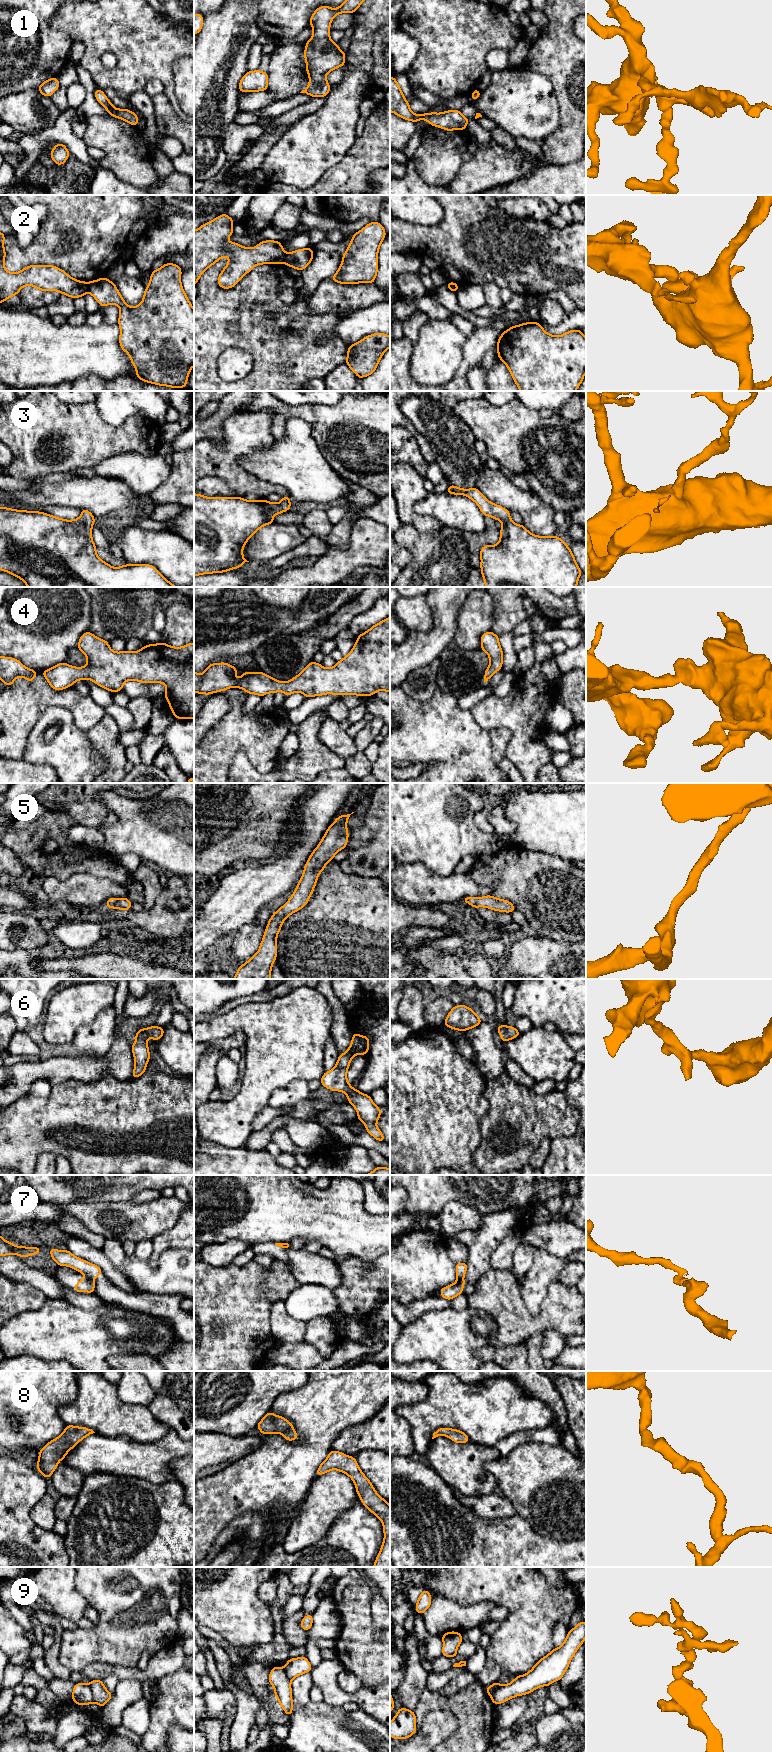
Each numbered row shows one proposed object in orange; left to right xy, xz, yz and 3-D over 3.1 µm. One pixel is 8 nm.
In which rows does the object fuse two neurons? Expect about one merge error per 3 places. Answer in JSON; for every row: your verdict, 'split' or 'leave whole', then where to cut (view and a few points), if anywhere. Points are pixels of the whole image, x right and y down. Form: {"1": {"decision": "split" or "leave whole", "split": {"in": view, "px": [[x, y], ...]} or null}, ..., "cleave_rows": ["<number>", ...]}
{"1": {"decision": "leave whole", "split": null}, "2": {"decision": "split", "split": {"in": "xy", "px": [[86, 283], [88, 291]]}}, "3": {"decision": "leave whole", "split": null}, "4": {"decision": "leave whole", "split": null}, "5": {"decision": "leave whole", "split": null}, "6": {"decision": "leave whole", "split": null}, "7": {"decision": "split", "split": {"in": "xy", "px": [[86, 1276], [92, 1280]]}}, "8": {"decision": "leave whole", "split": null}, "9": {"decision": "split", "split": {"in": "xy", "px": [[87, 1684], [93, 1701]]}}, "cleave_rows": ["2", "7", "9"]}

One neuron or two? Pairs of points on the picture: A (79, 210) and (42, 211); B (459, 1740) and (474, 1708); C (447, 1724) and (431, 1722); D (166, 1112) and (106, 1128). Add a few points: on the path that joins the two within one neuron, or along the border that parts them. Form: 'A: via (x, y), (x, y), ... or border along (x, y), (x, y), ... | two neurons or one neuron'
A: border along (46, 205), (47, 217), (41, 223) | two neurons
B: via (467, 1732), (474, 1725), (474, 1716) | one neuron
C: via (443, 1724), (435, 1723) | one neuron
D: via (151, 1123), (121, 1125) | one neuron

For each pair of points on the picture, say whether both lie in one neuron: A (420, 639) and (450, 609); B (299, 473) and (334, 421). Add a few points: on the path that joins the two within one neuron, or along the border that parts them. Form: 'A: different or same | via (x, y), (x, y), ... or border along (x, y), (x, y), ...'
A: same | via (429, 638), (445, 622), (445, 618)
B: different | border along (308, 424), (311, 430), (311, 437), (330, 466)

